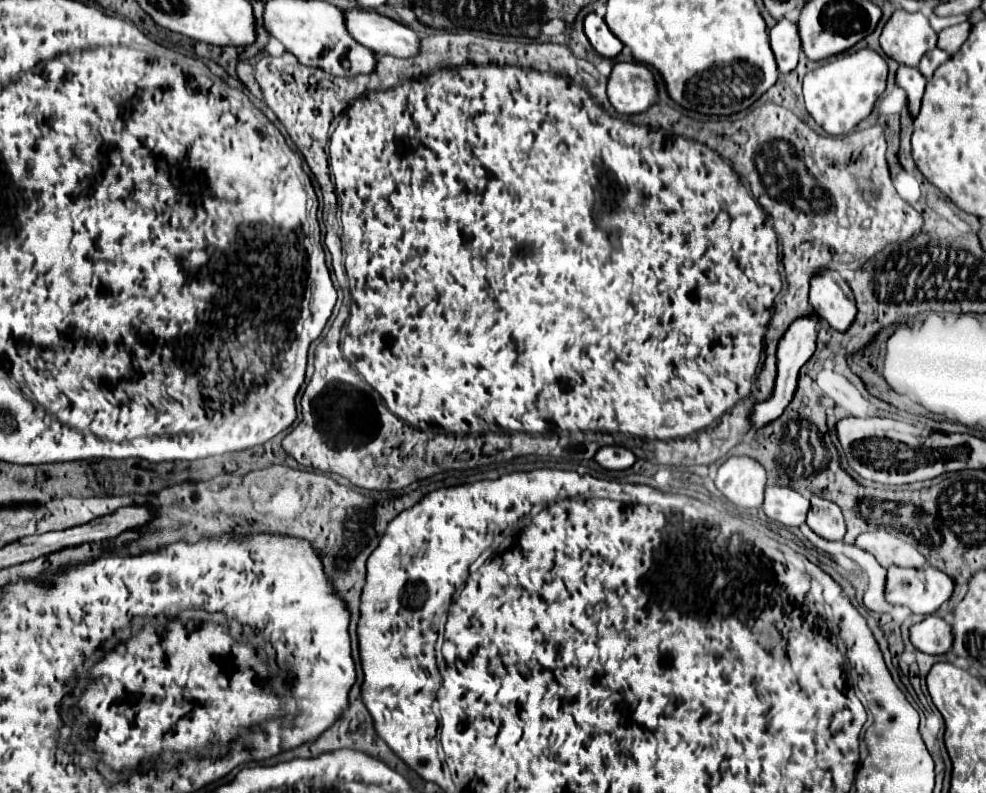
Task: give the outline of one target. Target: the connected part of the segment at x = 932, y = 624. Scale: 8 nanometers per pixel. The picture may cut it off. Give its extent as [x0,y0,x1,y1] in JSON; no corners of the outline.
[910,614,952,654]

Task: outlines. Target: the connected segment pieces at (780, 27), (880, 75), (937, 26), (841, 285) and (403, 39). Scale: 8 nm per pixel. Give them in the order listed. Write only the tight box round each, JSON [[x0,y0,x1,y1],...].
[[770,20,800,74],[804,48,888,134],[930,14,968,32],[810,274,856,332],[346,10,420,58]]

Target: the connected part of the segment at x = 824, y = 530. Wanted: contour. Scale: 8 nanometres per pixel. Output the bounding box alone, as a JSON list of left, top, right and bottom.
[808,496,846,540]

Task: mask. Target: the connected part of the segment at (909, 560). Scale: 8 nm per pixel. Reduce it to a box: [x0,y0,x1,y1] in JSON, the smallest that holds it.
[856,532,928,568]

